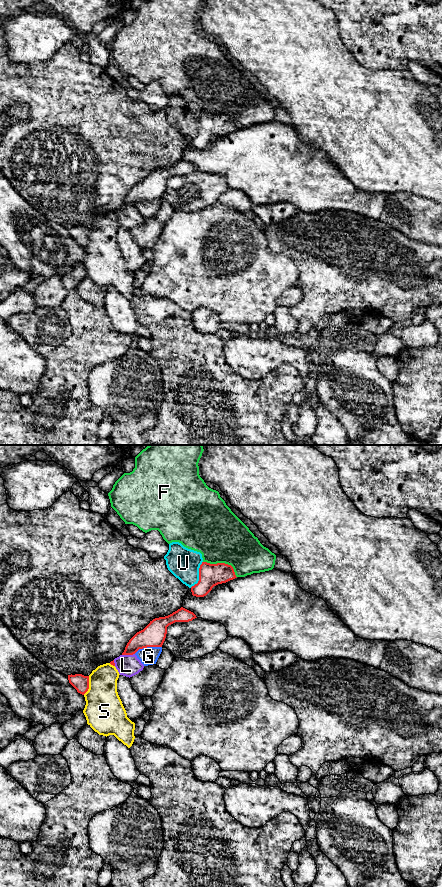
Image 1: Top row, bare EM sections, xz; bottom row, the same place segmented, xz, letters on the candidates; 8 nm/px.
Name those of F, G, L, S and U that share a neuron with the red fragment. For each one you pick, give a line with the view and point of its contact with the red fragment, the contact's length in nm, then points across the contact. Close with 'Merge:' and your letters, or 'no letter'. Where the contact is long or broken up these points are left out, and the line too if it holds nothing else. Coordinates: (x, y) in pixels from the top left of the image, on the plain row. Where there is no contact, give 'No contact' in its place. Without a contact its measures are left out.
Merge: no letter

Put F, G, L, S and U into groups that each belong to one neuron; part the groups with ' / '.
F / G / L / S / U

